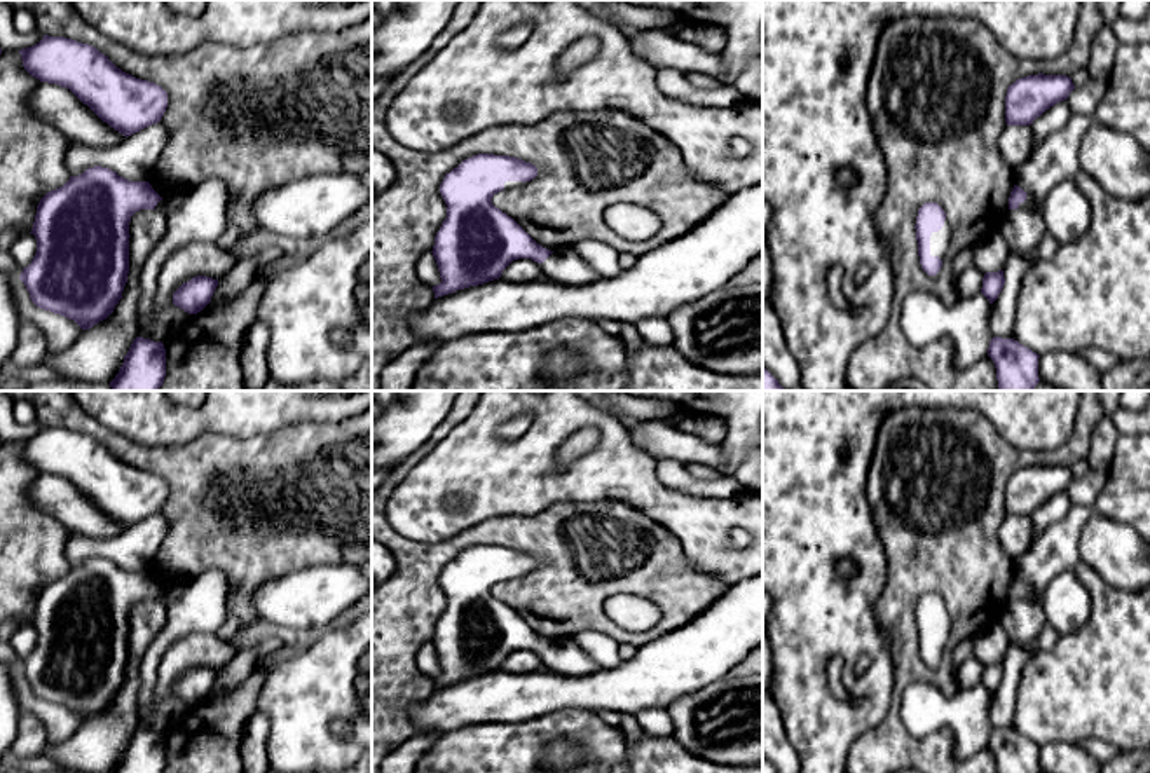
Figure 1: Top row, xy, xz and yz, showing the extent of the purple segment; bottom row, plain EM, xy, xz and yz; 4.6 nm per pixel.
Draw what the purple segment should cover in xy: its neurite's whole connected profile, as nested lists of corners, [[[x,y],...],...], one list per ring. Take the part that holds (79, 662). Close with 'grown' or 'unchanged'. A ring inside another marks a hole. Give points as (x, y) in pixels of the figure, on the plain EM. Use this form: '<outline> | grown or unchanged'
[[[101,557],[70,567],[63,578],[47,583],[37,597],[30,623],[37,630],[37,644],[19,667],[31,693],[73,710],[82,721],[106,710],[127,674],[131,607],[140,600],[176,604],[187,585],[188,581],[175,581],[161,588],[148,572],[129,572]]] | grown

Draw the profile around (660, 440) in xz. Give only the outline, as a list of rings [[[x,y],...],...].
[[[661,421],[640,422],[628,434],[654,461],[675,459],[686,466],[705,464],[719,473],[722,473],[728,462],[721,443],[710,443],[696,434],[686,433],[679,426],[670,426]]]

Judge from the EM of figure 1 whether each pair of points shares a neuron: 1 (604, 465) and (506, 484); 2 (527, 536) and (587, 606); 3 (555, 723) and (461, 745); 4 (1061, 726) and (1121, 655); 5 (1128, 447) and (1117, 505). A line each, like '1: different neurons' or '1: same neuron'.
1: same neuron
2: same neuron
3: same neuron
4: same neuron
5: same neuron

